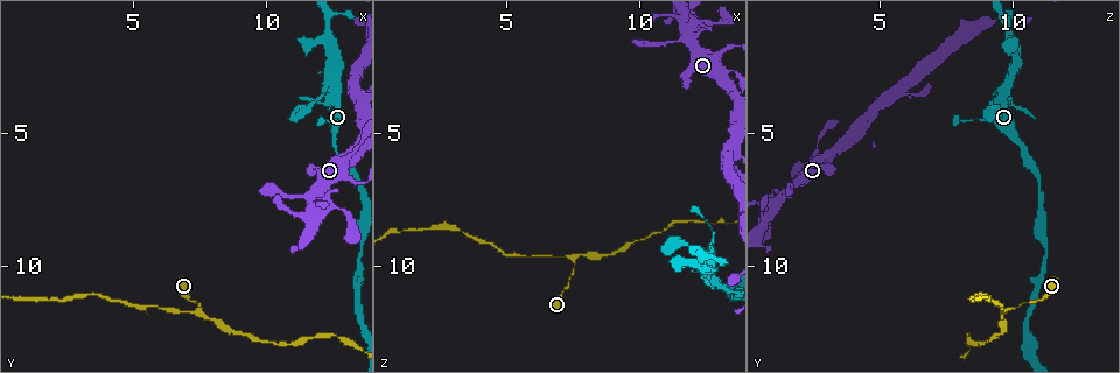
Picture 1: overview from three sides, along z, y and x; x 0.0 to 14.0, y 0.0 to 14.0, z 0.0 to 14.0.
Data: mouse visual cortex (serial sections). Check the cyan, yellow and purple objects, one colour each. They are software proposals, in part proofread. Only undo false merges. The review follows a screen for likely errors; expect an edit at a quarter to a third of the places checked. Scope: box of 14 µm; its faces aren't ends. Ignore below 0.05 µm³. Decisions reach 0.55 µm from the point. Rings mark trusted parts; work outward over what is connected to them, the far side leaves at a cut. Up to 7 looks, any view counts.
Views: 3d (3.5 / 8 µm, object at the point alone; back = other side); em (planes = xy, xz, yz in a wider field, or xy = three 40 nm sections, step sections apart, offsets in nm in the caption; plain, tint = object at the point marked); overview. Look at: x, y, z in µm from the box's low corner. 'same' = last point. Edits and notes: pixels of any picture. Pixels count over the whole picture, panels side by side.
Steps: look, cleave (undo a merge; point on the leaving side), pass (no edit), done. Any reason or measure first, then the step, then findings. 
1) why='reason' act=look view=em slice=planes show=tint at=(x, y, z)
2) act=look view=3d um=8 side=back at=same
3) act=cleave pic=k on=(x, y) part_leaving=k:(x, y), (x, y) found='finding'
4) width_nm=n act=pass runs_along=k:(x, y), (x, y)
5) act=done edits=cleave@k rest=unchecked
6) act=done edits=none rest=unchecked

why='small branch off a trunk' act=look view=3d um=3.5 at=(12.1, 7.8, 1.0)

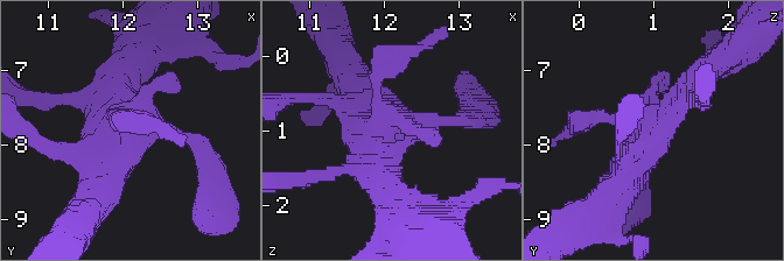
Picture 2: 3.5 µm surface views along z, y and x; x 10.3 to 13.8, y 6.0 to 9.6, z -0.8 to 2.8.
why='need the tissue' act=look view=em slice=xy step=5 show=tint at=(12.05, 7.75, 0.90)

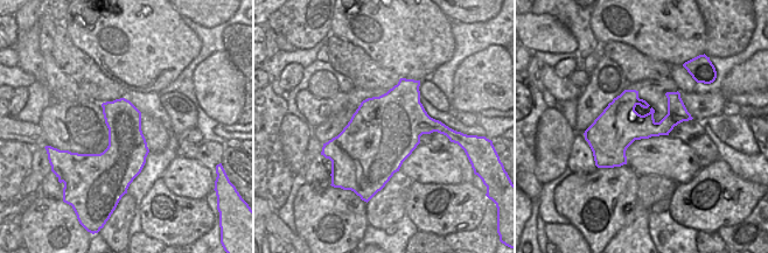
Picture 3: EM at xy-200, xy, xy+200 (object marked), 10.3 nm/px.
width_nm=700 act=pass runs_along=2:(117, 79), (200, 148) found='one cell here'

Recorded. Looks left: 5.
why='calibre changes' act=look view=3d um=3.5 at=(12.5, 3.4, 9.6)

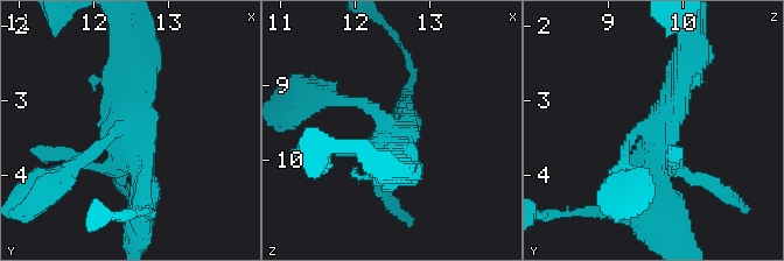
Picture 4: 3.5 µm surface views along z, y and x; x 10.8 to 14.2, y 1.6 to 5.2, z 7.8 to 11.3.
act=look view=em slice=xy step=2 show=tint at=(12.50, 3.40, 9.65)

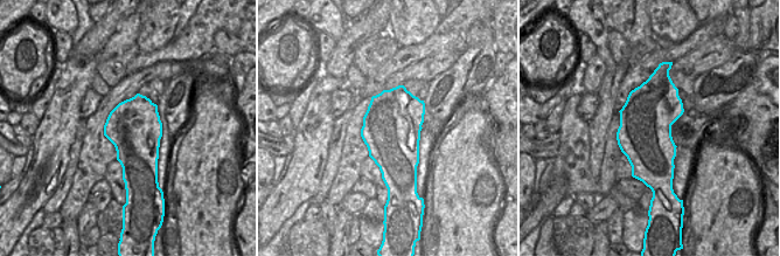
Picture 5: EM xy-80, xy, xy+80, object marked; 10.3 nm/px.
act=look view=em slice=xy step=5 show=tint at=same

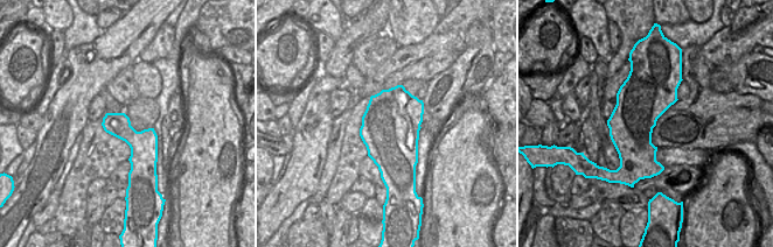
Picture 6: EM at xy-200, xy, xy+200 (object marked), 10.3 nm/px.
width_nm=600 act=cleave pic=4 on=(67, 155) part_leaving=4:(678, 168), (720, 187), (747, 211) found='two cells meet here'

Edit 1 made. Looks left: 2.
why='abrupt turn' act=look view=3d um=8 at=(7.6, 11.6, 9.7)

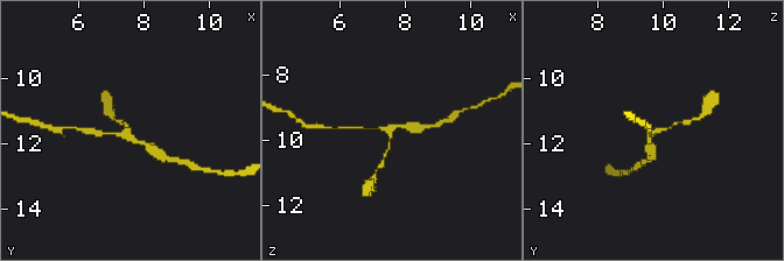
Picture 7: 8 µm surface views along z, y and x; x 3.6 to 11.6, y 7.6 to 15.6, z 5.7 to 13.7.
act=look view=em slice=planes show=tint at=(7.6, 11.6, 9.9)

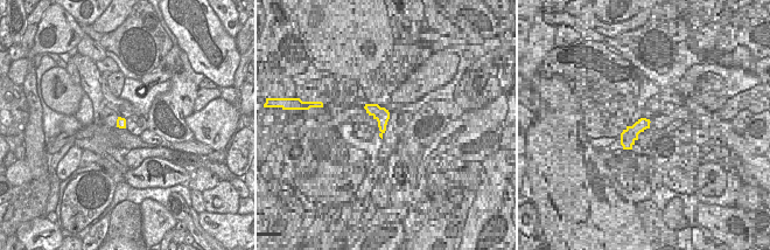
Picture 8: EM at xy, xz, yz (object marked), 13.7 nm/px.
width_nm=130 act=pass runs_along=7:(383, 162), (392, 129), (415, 128) found='continuous, no second cell'

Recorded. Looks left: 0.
act=done edits=cleave@4 rest=unchecked

